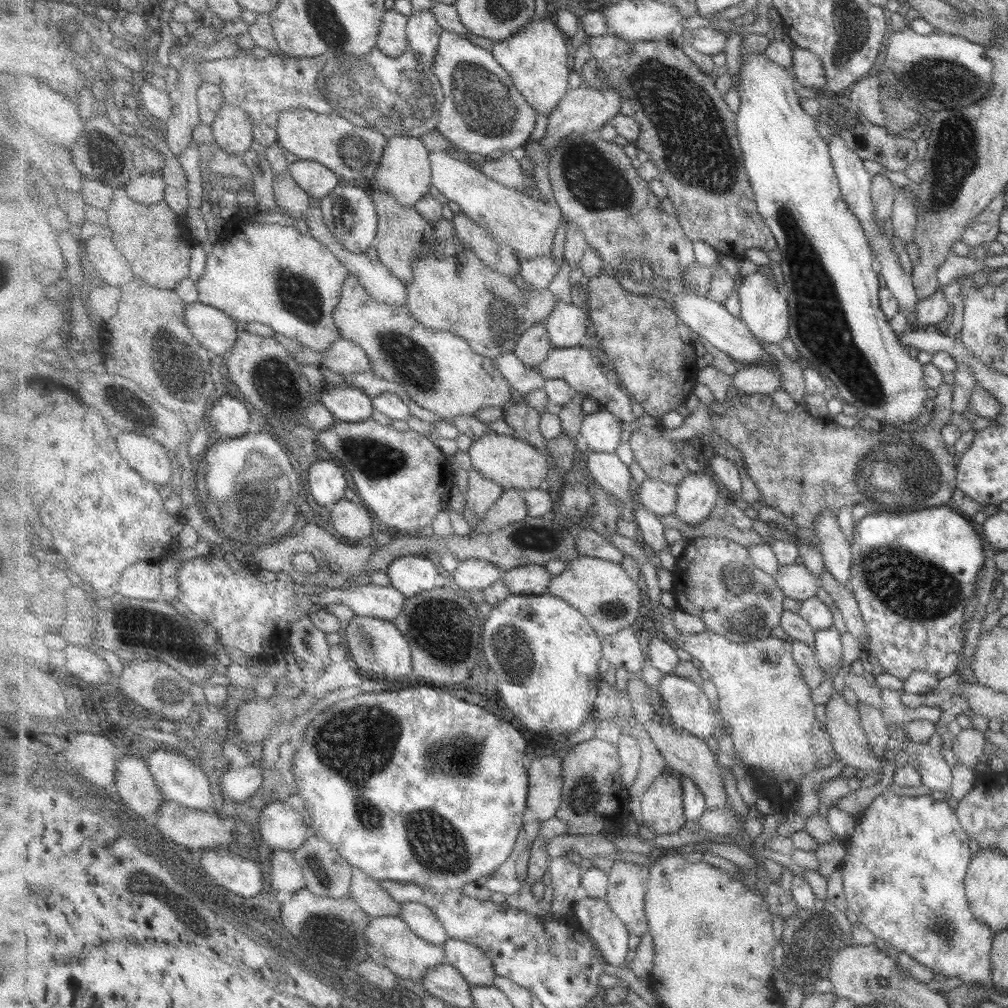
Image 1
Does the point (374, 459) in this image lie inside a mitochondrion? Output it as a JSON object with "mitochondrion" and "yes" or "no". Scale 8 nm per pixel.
{"mitochondrion":"yes"}

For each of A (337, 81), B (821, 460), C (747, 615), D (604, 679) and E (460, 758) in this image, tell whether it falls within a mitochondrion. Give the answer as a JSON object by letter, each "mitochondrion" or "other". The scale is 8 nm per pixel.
{"A":"mitochondrion","B":"other","C":"mitochondrion","D":"other","E":"mitochondrion"}

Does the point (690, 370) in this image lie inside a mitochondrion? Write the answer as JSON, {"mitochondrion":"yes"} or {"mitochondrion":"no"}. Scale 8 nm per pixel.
{"mitochondrion":"no"}

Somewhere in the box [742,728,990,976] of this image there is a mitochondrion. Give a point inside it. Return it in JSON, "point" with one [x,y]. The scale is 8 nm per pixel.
{"point":[942,928]}

